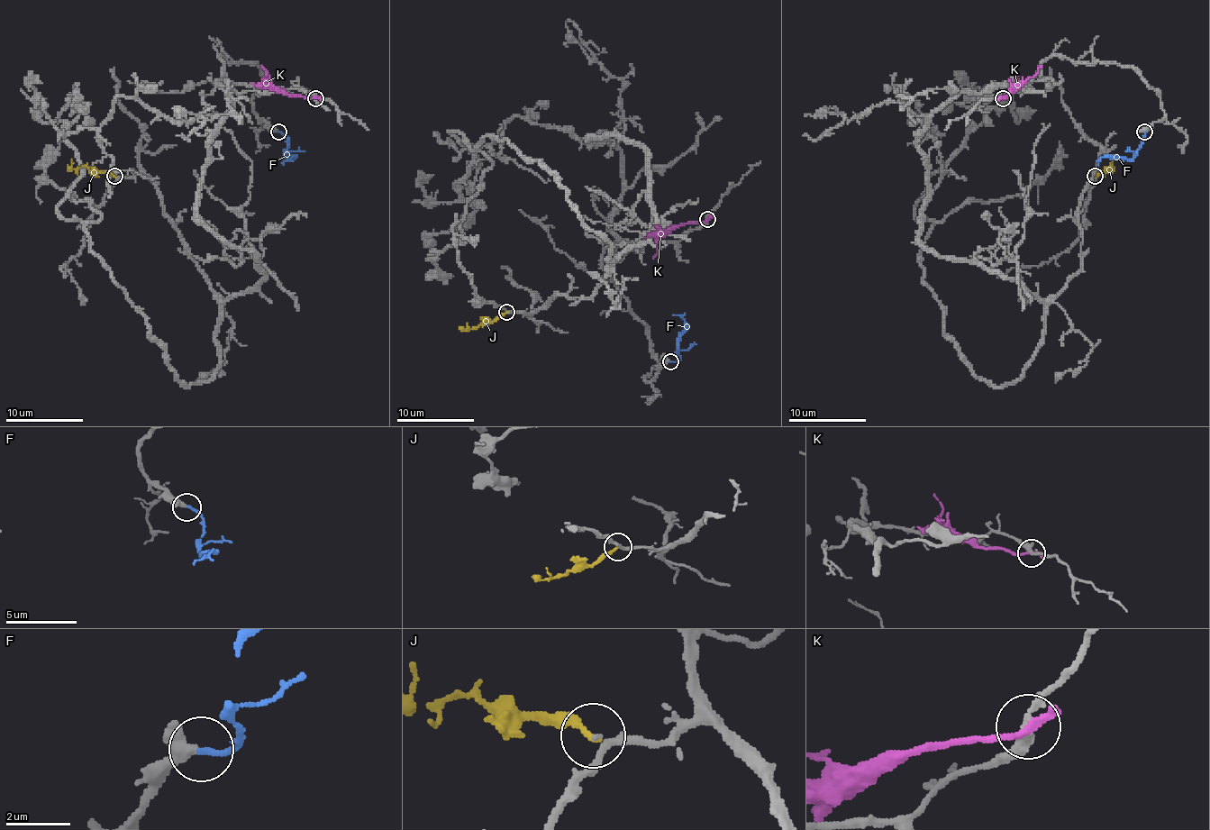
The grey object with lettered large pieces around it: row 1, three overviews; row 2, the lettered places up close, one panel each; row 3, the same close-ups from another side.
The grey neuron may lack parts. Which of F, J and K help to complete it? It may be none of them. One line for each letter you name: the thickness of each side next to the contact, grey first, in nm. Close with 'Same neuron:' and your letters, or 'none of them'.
Same neuron: none of them

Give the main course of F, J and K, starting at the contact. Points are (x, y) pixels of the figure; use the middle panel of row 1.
F: (670, 361), (678, 360), (685, 321), (673, 314)
J: (505, 311), (492, 321), (482, 321), (477, 326), (465, 331), (462, 326)
K: (707, 220), (680, 223), (668, 229), (657, 242), (657, 254), (653, 259)

